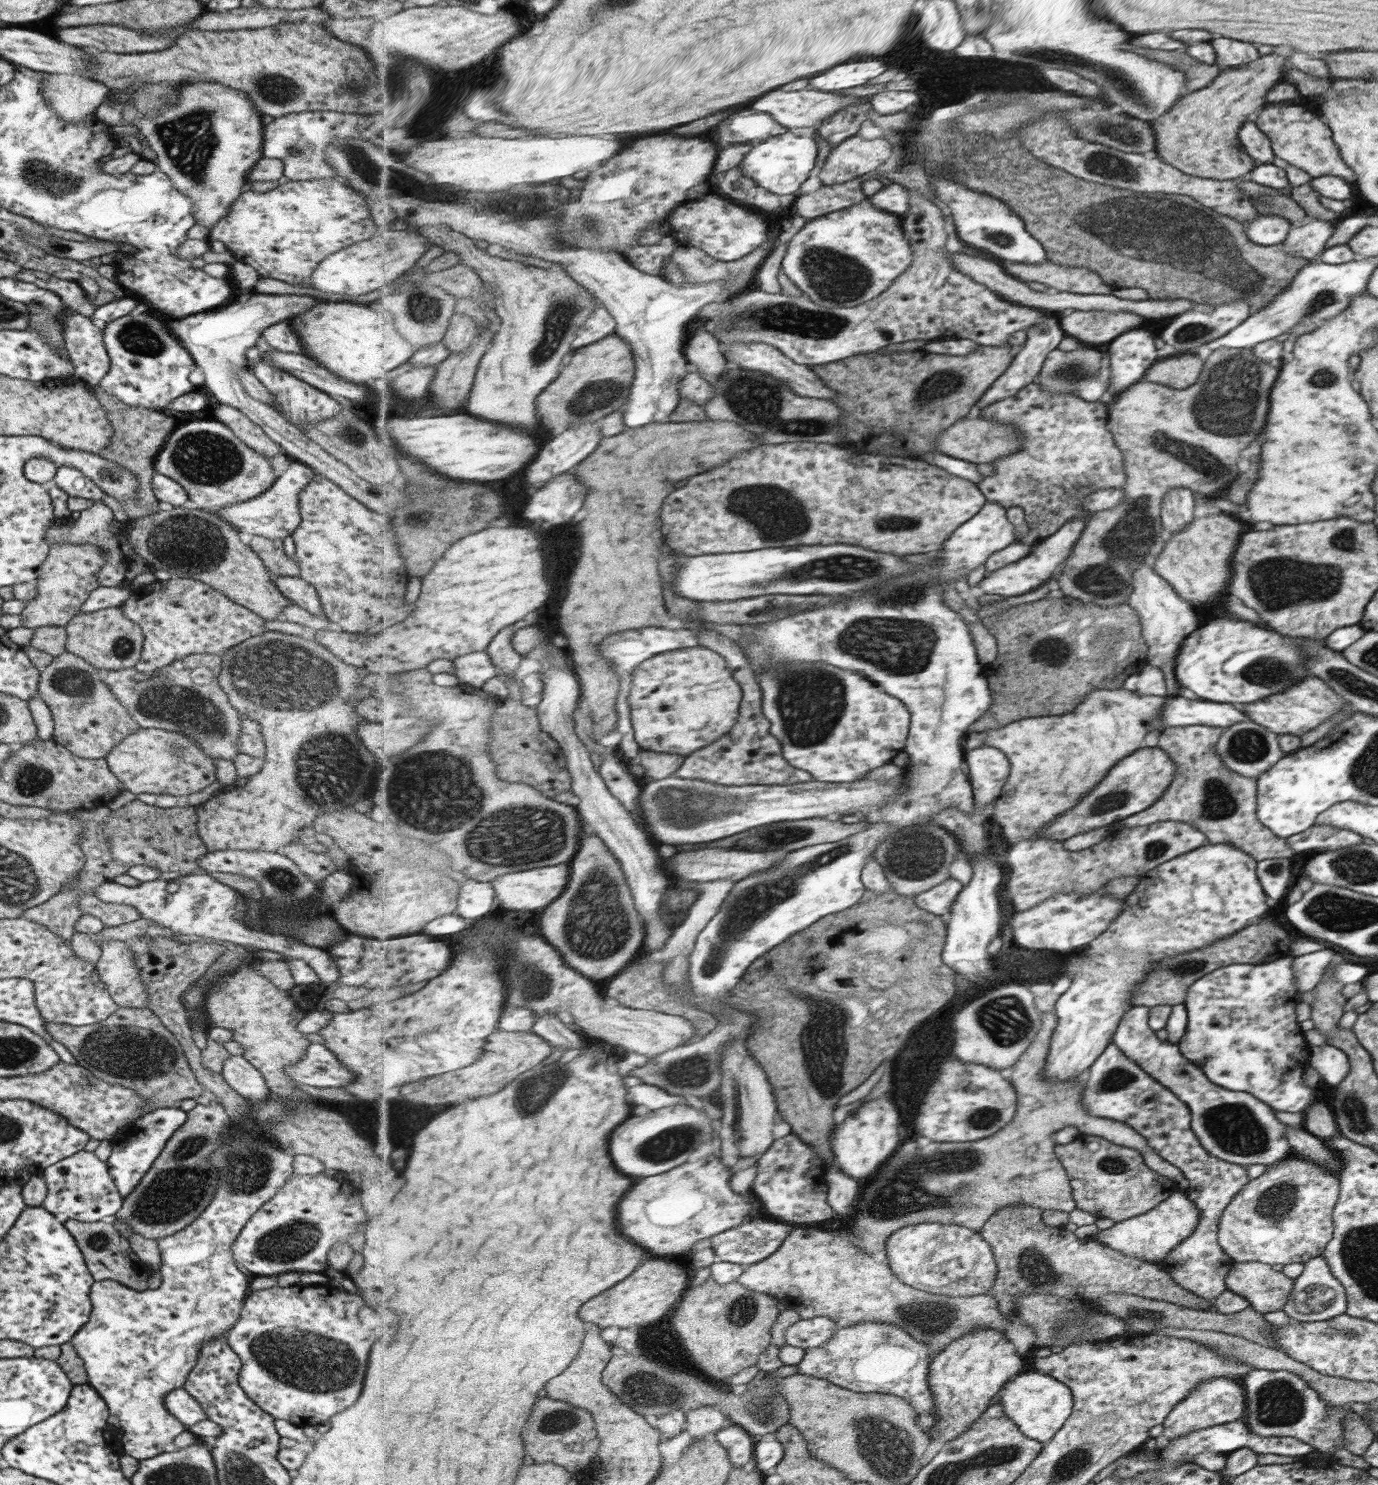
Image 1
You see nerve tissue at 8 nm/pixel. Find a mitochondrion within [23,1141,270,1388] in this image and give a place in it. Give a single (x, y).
(98, 1240)

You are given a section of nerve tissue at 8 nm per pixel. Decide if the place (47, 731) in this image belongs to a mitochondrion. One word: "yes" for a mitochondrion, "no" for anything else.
no

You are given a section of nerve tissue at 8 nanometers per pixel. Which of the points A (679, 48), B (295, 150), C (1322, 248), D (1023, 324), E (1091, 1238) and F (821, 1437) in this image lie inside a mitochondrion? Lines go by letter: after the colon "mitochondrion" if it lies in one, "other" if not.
A: other
B: mitochondrion
C: other
D: other
E: other
F: other

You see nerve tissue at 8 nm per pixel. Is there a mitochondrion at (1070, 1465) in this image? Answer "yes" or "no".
yes

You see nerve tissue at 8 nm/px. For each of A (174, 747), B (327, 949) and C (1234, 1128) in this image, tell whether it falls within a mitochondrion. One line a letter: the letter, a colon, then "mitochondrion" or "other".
A: mitochondrion
B: other
C: mitochondrion

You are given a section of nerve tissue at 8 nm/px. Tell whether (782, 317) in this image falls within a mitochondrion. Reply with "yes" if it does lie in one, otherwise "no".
yes

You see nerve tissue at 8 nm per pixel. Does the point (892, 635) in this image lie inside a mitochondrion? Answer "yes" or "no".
yes

